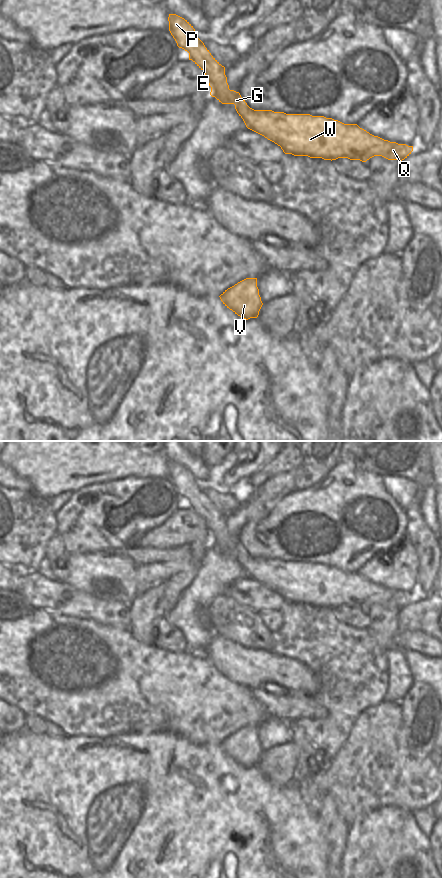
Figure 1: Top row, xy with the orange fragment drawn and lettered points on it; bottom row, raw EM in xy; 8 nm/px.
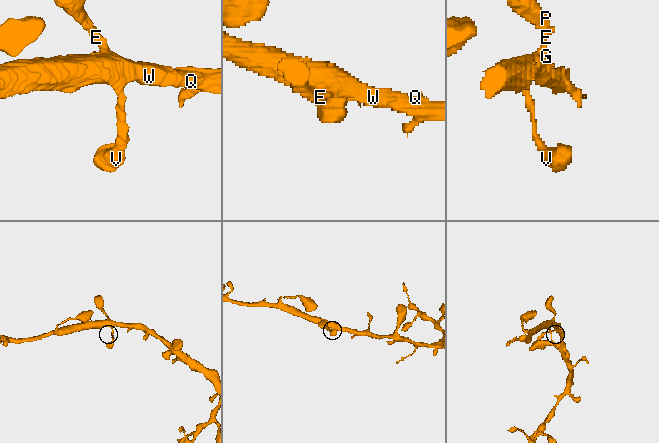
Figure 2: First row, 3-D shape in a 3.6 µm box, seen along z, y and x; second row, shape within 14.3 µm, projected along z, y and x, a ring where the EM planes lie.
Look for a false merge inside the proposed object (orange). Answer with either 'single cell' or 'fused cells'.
single cell

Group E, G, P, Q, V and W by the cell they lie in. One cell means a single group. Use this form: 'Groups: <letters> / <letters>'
Groups: E G P Q V W.

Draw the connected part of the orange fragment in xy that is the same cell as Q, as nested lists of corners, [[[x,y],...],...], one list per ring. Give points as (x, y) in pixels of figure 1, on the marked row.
[[[169,14],[169,31],[175,39],[177,46],[189,53],[192,60],[204,73],[211,87],[210,95],[222,104],[234,104],[239,116],[246,127],[281,147],[285,154],[294,156],[308,156],[310,158],[322,158],[324,160],[336,160],[348,158],[366,162],[374,156],[382,156],[388,160],[399,162],[407,158],[413,151],[413,146],[398,144],[374,136],[357,124],[344,124],[332,118],[324,116],[312,116],[310,114],[286,114],[272,110],[254,110],[250,108],[239,92],[229,89],[225,67],[222,66],[197,37],[193,26],[184,18]]]

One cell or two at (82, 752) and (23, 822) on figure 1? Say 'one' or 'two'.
one

